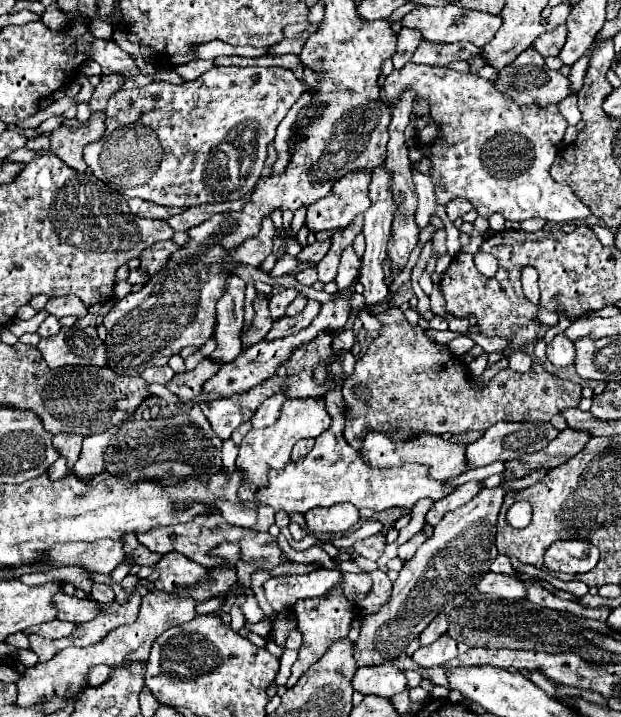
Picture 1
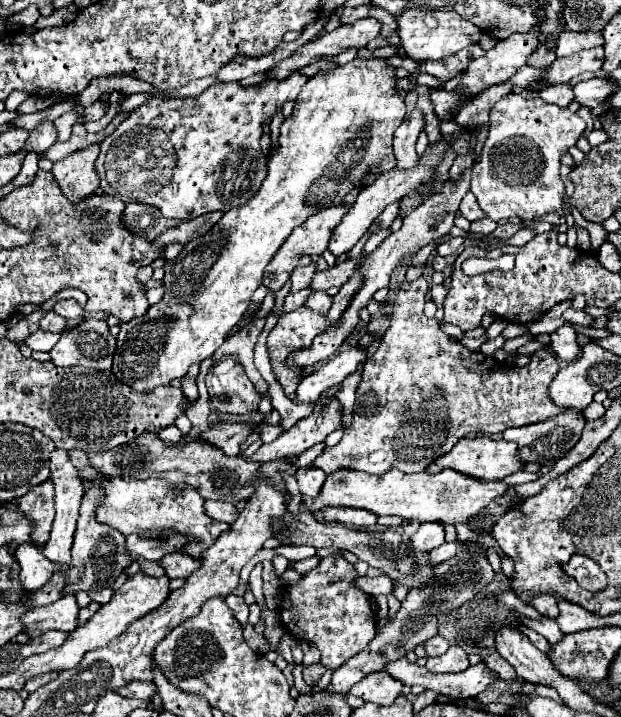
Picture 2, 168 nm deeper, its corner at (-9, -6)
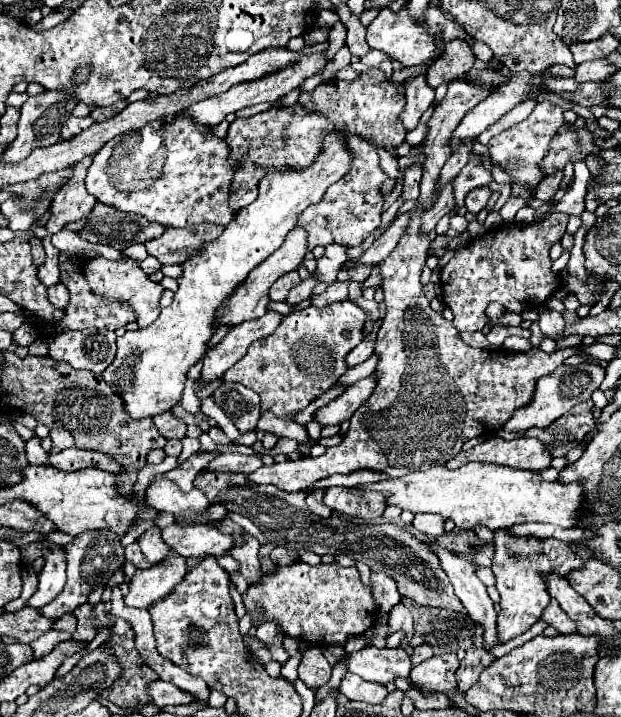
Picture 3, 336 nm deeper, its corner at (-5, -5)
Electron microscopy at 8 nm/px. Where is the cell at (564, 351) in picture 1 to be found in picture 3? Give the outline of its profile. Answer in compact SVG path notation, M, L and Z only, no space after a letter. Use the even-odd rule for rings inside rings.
M525 310L521 314L521 317L525 320L527 320L527 318L535 318L538 326L540 326L540 330L542 330L542 334L548 336L548 338L560 336L560 332L562 332L564 326L566 326L562 314L556 312L556 310L546 310L546 312L542 312L542 314L538 314L537 310Z

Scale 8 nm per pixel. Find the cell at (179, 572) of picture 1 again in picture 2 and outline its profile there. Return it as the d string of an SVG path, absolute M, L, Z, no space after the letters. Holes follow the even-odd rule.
M168 553L164 559L160 559L160 565L166 569L170 579L188 579L200 567L200 559L182 553Z

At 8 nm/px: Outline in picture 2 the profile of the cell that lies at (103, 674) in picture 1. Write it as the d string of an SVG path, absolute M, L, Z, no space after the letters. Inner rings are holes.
M130 681L128 685L114 689L116 693L124 695L124 697L134 697L134 699L150 699L156 691L154 683L146 683L146 681Z

